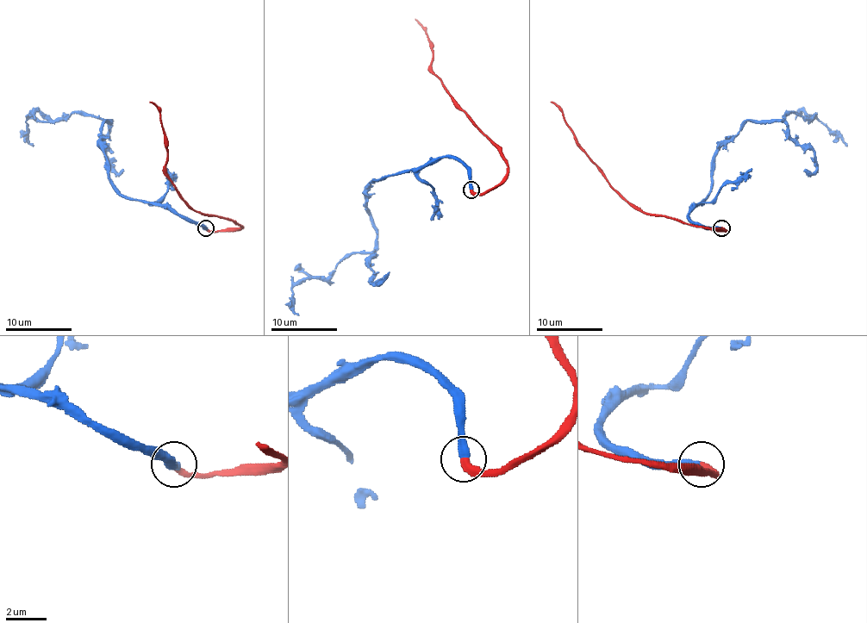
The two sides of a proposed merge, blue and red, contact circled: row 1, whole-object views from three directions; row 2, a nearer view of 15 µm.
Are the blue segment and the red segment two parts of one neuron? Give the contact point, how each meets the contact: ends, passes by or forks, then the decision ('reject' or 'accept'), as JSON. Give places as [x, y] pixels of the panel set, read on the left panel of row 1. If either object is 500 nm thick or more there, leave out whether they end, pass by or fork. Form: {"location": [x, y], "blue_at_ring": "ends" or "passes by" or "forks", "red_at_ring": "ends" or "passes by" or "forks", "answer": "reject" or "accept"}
{"location": [205, 227], "blue_at_ring": "ends", "red_at_ring": "ends", "answer": "accept"}

